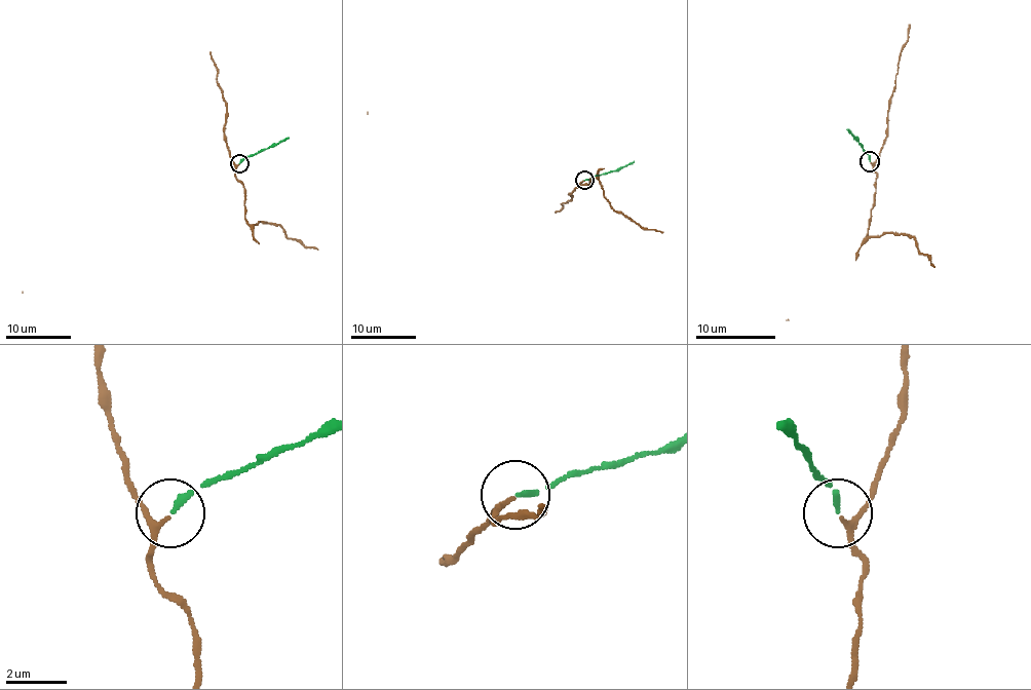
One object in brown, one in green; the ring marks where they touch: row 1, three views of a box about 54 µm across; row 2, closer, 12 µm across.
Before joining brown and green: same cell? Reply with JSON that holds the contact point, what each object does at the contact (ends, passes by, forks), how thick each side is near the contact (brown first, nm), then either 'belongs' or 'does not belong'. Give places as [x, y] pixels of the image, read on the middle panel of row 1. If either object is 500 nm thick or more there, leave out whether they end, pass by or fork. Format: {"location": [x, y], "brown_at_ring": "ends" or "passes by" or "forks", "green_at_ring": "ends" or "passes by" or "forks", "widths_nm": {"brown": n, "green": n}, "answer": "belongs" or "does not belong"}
{"location": [584, 180], "brown_at_ring": "passes by", "green_at_ring": "ends", "widths_nm": {"brown": 150, "green": 190}, "answer": "belongs"}

